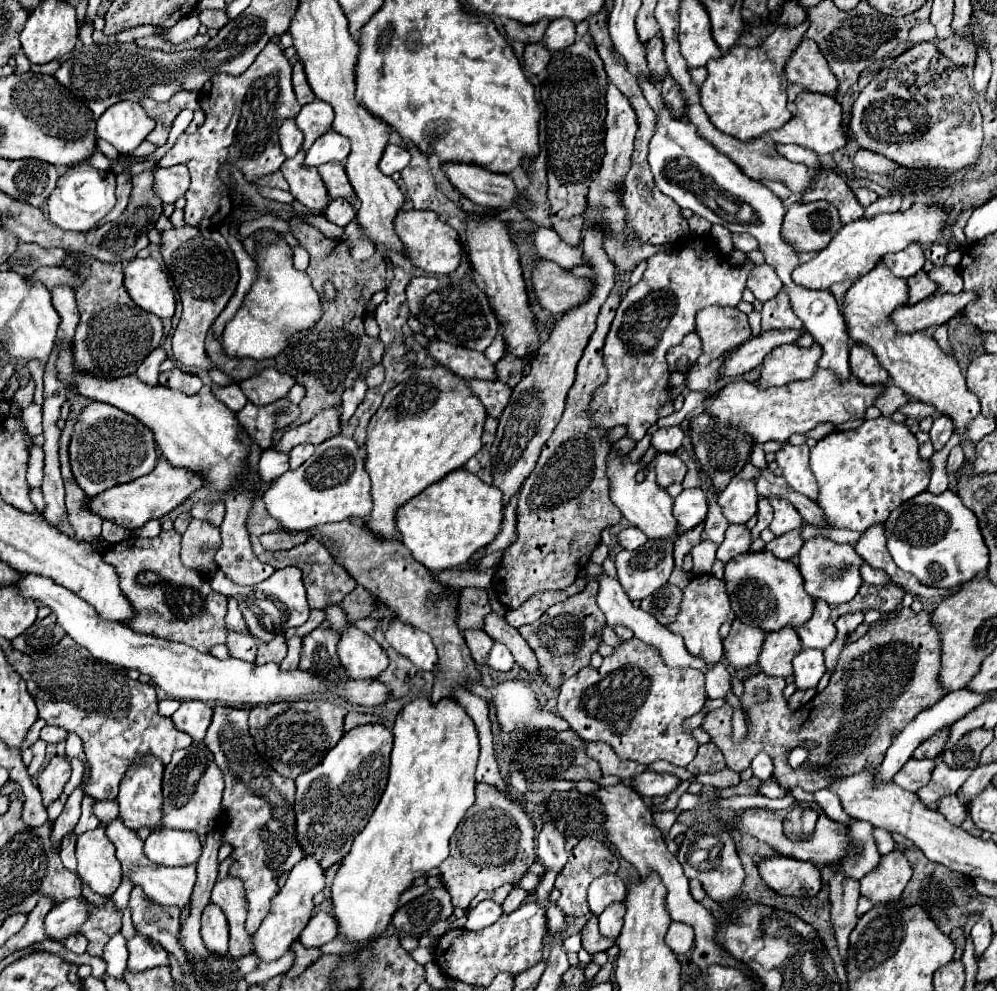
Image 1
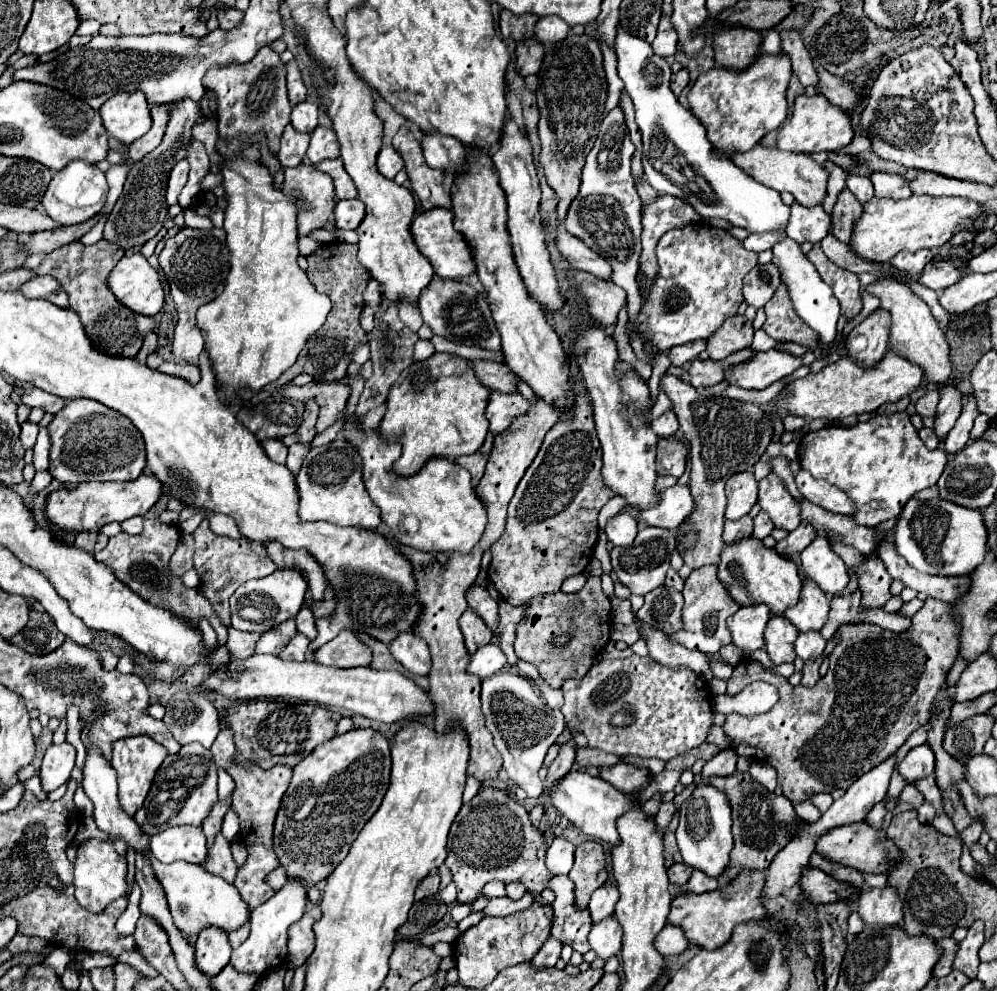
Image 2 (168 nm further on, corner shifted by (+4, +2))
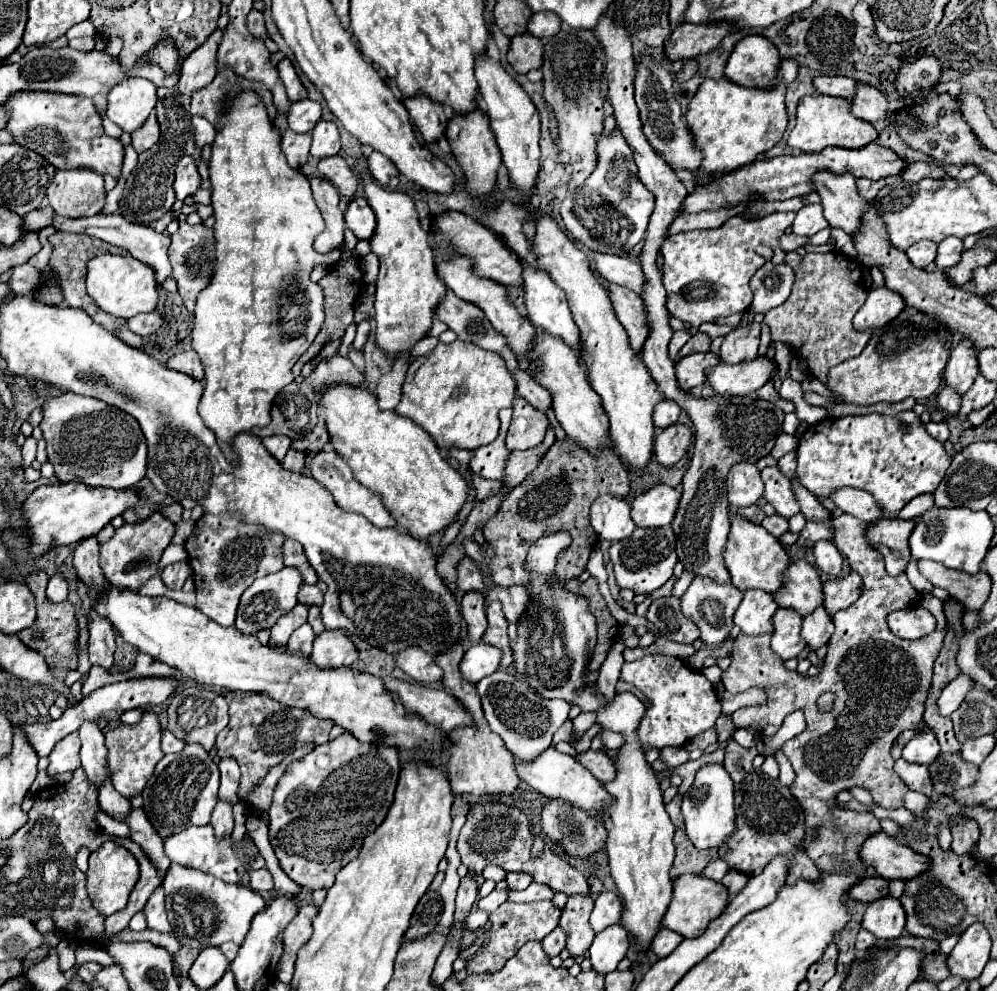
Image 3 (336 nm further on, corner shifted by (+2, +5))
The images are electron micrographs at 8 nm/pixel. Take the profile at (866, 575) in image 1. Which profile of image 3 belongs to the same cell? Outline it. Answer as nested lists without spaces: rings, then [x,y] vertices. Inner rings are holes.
[[[792,478],[792,490],[794,490],[794,496],[796,496],[806,520],[830,520],[830,512],[816,500],[816,496],[812,496],[812,492],[808,492],[798,482],[798,478]]]

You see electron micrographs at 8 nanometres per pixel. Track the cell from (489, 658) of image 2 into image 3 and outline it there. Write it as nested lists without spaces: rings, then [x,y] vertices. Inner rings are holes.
[[[472,644],[462,660],[460,660],[460,674],[464,680],[476,684],[480,682],[484,676],[490,676],[498,670],[502,652],[498,648],[492,648],[490,644]]]

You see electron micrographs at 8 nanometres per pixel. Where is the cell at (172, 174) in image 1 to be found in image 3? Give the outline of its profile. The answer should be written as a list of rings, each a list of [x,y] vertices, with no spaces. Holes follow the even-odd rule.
[[[182,156],[176,168],[176,182],[174,182],[174,190],[176,190],[176,198],[184,200],[186,196],[192,196],[202,184],[202,178],[196,170],[196,162],[192,156]]]

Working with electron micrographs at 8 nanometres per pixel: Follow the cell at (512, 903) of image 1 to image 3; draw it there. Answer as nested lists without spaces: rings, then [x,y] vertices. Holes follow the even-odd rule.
[[[510,872],[506,876],[506,882],[510,890],[524,890],[532,882],[532,876],[528,872]]]

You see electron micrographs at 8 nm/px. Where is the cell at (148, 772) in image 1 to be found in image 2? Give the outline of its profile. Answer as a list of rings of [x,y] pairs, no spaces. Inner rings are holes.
[[[136,735],[136,737],[126,737],[116,741],[112,751],[112,767],[118,773],[118,799],[120,799],[120,807],[126,815],[134,817],[134,813],[144,805],[144,799],[152,787],[156,769],[162,765],[164,757],[168,755],[166,749],[162,749],[162,745],[158,745],[154,739],[150,739],[148,735]]]

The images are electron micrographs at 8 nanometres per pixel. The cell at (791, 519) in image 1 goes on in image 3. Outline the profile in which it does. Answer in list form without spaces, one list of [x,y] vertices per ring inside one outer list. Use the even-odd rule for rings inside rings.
[[[770,466],[762,470],[762,480],[766,484],[764,488],[764,500],[776,508],[776,512],[784,518],[792,518],[800,512],[800,506],[796,504],[796,498],[792,496],[790,480],[780,472],[778,466]]]

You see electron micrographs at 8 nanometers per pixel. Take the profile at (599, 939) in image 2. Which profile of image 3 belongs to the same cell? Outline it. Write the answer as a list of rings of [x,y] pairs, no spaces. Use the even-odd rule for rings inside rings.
[[[614,924],[612,928],[606,928],[604,932],[596,934],[596,938],[588,950],[592,968],[600,974],[608,974],[608,972],[616,970],[618,962],[626,956],[628,948],[630,948],[630,938],[628,938],[628,932],[624,930],[624,926]]]

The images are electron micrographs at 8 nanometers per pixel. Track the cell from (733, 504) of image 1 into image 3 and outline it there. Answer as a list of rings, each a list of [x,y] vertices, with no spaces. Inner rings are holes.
[[[750,462],[734,464],[732,470],[728,472],[726,492],[728,492],[732,510],[756,504],[764,492],[764,484],[756,464],[750,464]]]

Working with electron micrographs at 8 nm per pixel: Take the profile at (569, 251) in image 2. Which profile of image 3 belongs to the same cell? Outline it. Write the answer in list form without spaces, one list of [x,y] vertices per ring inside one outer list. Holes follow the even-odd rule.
[[[594,254],[596,270],[598,274],[612,282],[630,288],[636,294],[642,294],[644,288],[644,272],[640,268],[640,262],[636,258],[624,258],[624,256],[612,256],[612,254]]]

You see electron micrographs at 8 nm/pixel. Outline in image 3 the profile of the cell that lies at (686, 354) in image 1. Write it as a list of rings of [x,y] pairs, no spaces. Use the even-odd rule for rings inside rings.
[[[696,332],[680,350],[680,356],[686,356],[686,354],[694,354],[694,352],[708,352],[710,350],[710,342],[712,338],[704,332]]]

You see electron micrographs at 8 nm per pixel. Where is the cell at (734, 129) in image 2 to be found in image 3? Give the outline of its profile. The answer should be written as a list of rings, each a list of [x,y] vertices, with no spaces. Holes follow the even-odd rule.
[[[726,78],[704,80],[696,96],[688,104],[686,124],[694,136],[696,148],[702,152],[702,162],[698,166],[706,176],[728,174],[746,164],[752,164],[758,154],[774,148],[788,124],[784,106],[786,88],[776,82],[770,90],[752,90],[732,84]]]

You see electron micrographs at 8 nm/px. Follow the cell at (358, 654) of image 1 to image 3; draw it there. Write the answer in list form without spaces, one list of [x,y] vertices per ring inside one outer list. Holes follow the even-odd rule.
[[[324,630],[316,636],[310,658],[320,668],[340,668],[354,664],[358,660],[358,650],[344,632]]]

